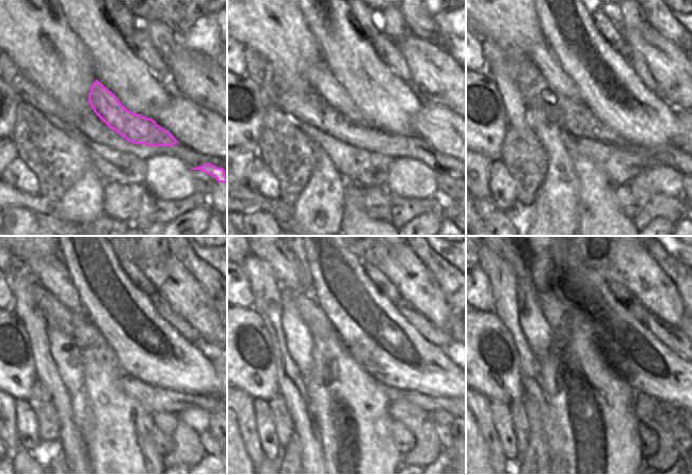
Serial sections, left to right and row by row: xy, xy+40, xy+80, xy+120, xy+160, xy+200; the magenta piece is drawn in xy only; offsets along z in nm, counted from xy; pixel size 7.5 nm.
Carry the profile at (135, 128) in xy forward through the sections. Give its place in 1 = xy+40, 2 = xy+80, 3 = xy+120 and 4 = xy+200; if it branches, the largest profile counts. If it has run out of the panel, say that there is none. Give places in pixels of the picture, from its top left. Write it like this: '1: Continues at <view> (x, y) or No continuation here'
1: Continues at xy+40 (331, 91)
2: Continues at xy+80 (541, 54)
3: Continues at xy+120 (50, 271)
4: Continues at xy+200 (515, 257)

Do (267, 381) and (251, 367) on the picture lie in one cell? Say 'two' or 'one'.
one

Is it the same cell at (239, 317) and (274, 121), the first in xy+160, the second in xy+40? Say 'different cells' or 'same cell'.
different cells

